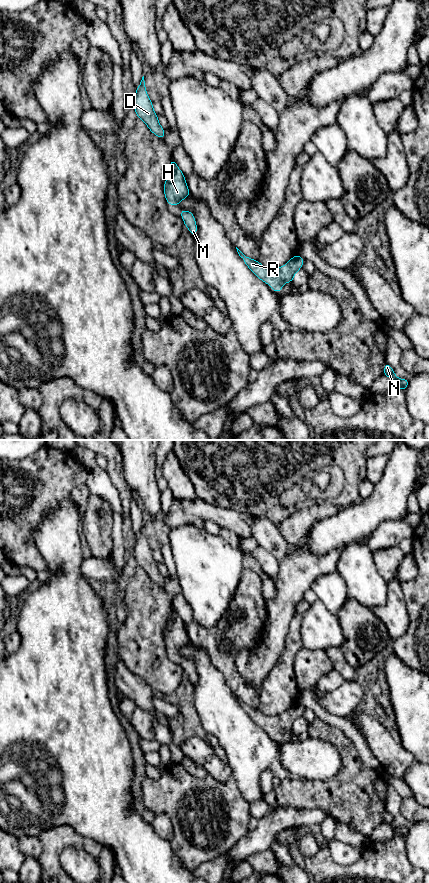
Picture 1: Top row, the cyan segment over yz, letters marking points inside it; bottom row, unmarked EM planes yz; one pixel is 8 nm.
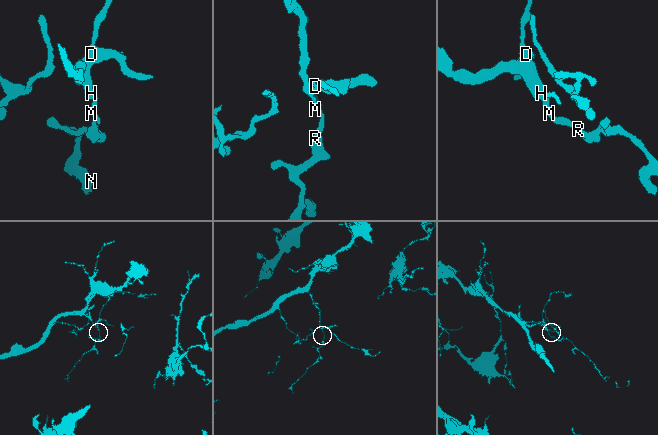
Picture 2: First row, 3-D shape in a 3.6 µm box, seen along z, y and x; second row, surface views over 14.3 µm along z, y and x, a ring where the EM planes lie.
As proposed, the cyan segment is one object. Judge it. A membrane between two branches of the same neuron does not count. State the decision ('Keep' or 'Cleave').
Keep

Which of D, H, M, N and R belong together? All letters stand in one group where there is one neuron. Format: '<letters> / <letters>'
D H M N R

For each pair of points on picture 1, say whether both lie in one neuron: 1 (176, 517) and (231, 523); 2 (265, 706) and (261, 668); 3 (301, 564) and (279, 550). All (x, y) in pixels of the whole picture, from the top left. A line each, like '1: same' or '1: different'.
1: same
2: different
3: different

